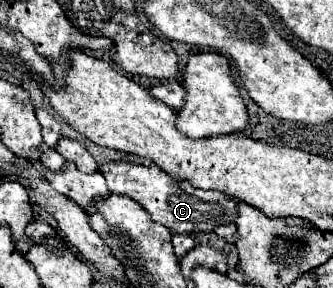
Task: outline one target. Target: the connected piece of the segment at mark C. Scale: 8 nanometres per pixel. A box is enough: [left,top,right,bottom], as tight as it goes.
[99,162,239,234]

